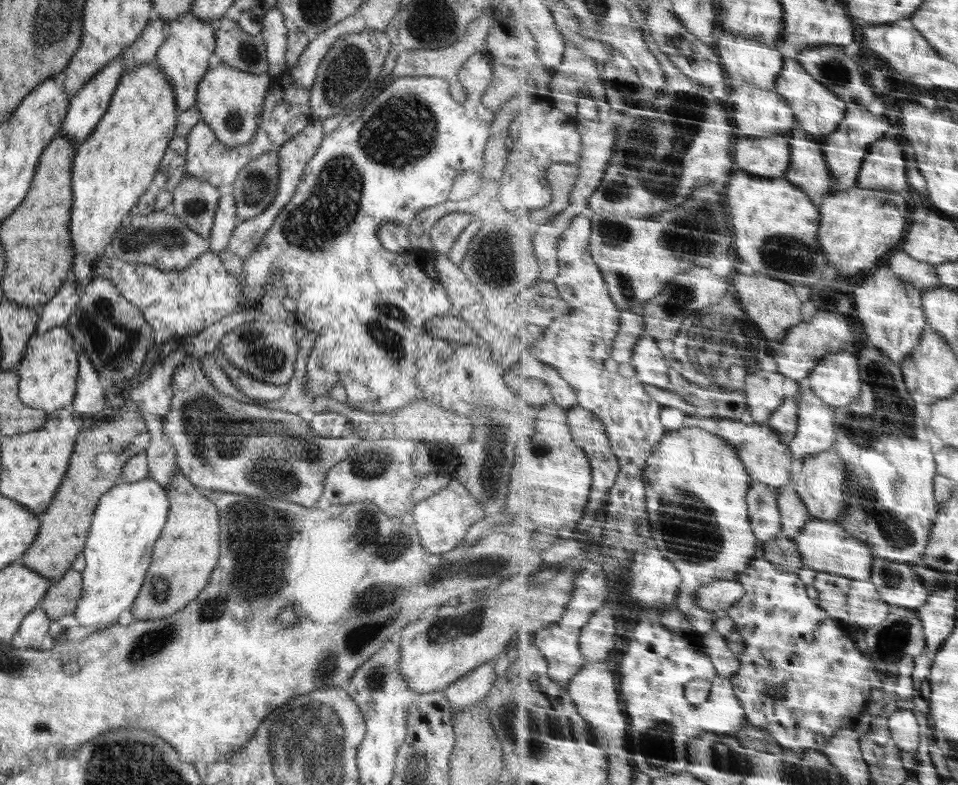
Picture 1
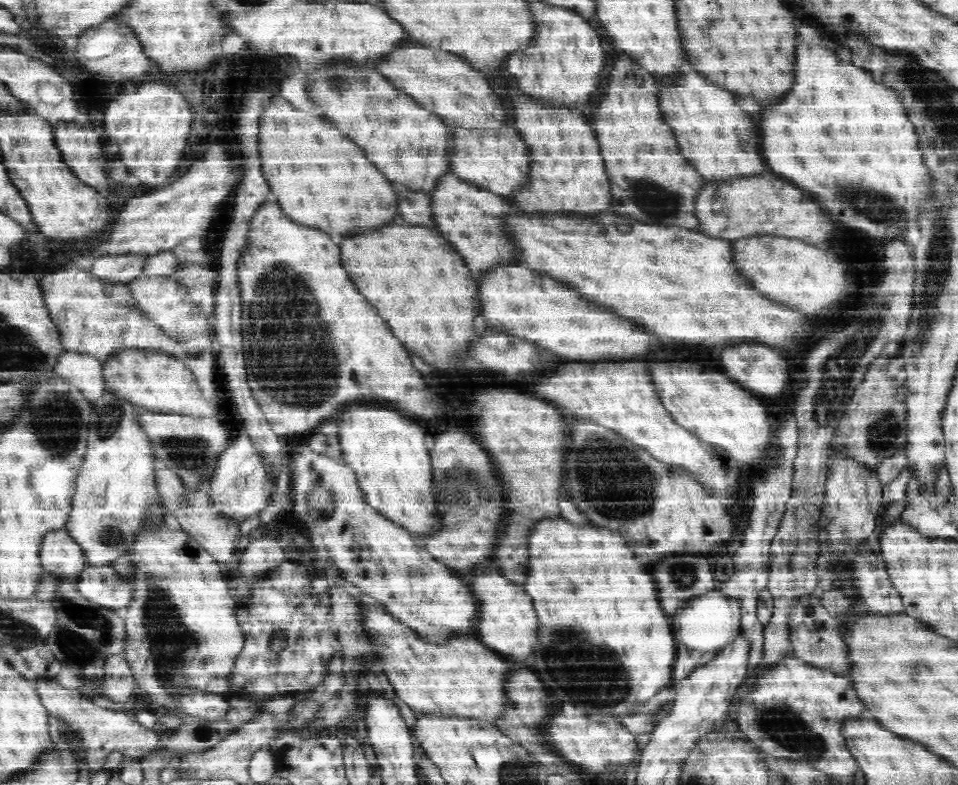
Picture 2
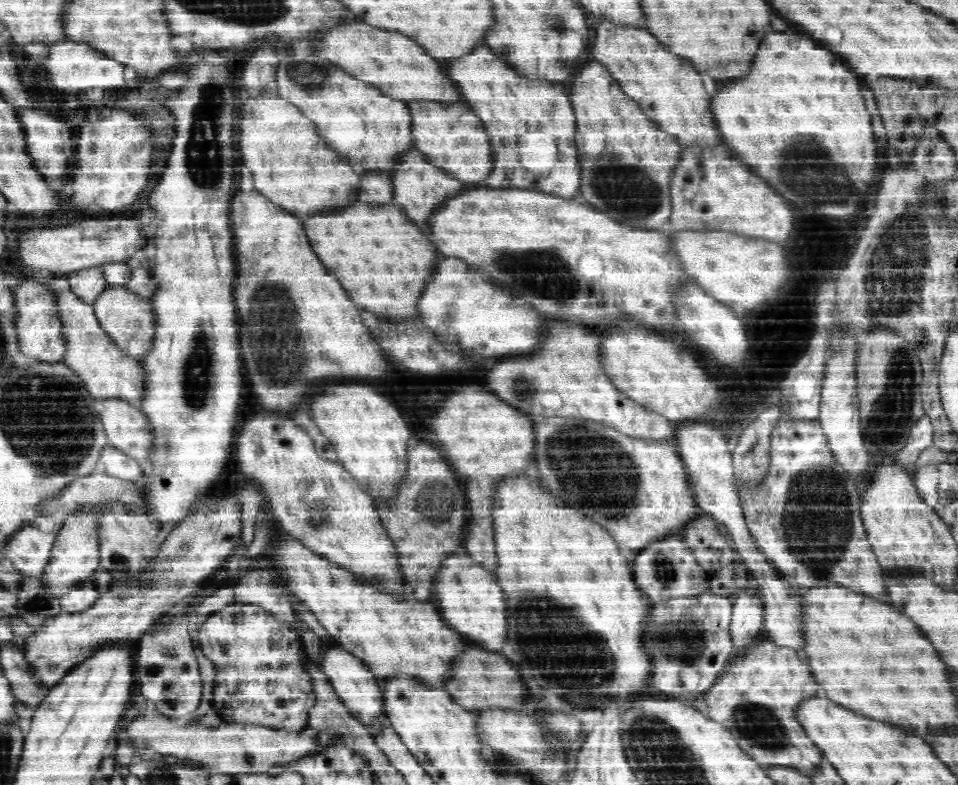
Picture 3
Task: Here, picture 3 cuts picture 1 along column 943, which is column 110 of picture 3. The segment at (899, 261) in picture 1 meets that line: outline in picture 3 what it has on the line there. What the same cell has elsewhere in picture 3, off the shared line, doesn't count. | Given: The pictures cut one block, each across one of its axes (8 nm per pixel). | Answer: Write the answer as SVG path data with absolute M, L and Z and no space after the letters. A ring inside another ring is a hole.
M94 266L72 272L67 276L70 291L85 304L95 306L98 298L111 287L104 269Z

